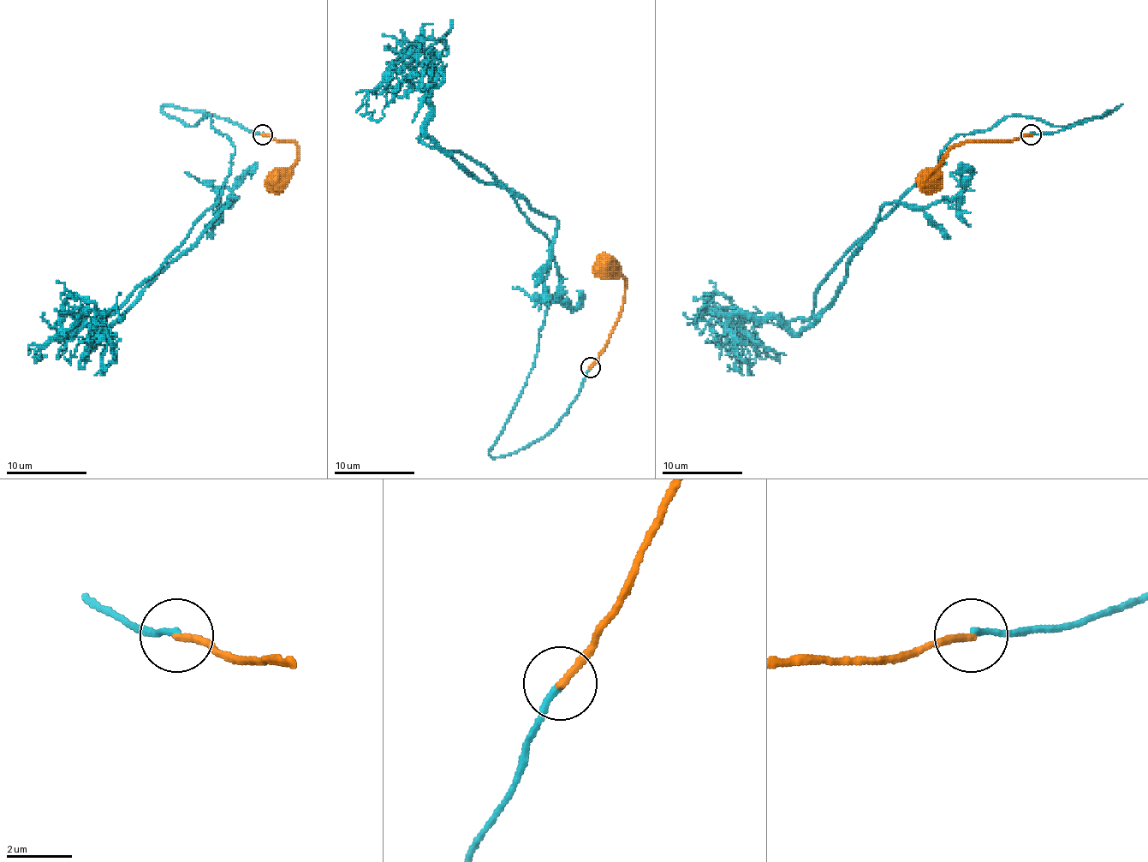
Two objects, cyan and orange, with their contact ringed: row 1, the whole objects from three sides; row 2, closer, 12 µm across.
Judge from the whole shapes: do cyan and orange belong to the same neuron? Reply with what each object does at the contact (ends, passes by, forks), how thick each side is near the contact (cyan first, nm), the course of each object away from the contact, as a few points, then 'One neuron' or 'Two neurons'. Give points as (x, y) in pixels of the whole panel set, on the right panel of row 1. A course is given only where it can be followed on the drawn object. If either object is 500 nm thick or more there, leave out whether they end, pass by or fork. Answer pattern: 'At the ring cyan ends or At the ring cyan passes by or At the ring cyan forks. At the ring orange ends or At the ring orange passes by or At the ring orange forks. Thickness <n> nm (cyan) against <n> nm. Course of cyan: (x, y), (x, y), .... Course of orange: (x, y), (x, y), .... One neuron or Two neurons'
At the ring cyan ends. At the ring orange ends. Thickness 190 nm (cyan) against 240 nm. Course of cyan: (1030, 133), (1121, 106), (958, 133), (789, 326), (831, 302), (883, 206), (954, 200), (970, 172), (954, 172). Course of orange: (1030, 133), (1010, 140), (956, 144), (940, 166), (940, 182), (930, 190). One neuron

